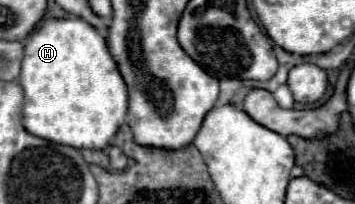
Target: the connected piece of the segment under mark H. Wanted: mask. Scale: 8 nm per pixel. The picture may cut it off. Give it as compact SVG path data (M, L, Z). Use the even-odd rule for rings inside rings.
M79 17L41 19L25 39L19 75L25 91L23 127L47 141L77 149L105 149L125 123L127 85L107 51L107 41Z

